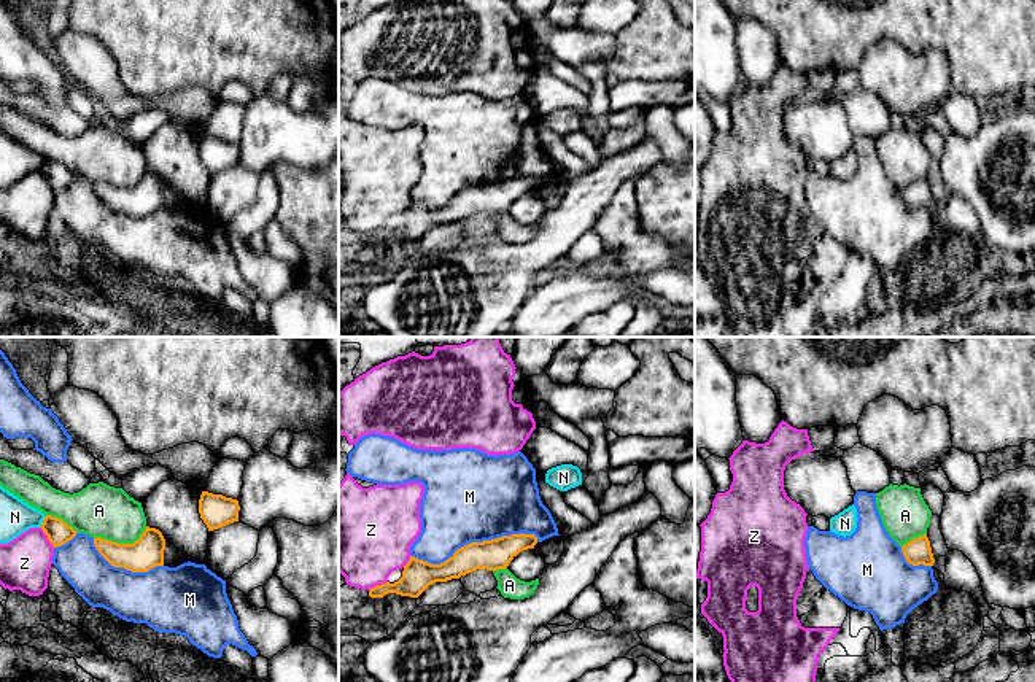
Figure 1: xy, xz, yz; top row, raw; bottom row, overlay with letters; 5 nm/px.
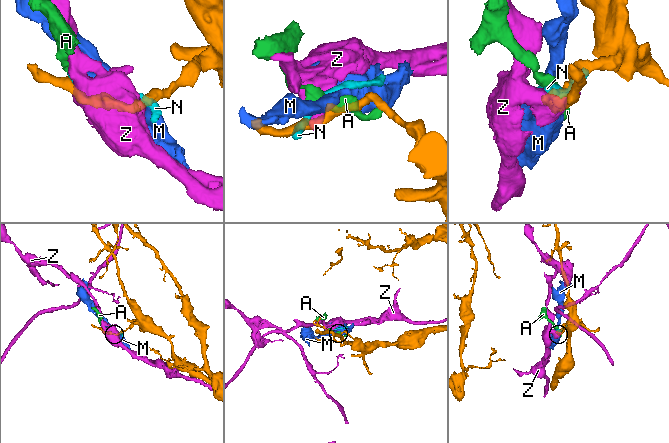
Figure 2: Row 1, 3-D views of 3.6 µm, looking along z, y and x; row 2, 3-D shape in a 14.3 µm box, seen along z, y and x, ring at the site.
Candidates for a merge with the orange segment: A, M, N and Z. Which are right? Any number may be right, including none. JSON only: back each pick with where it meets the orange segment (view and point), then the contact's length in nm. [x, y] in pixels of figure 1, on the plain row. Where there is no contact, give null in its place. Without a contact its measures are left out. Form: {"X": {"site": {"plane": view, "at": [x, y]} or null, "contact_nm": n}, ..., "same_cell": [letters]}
{"same_cell": []}

